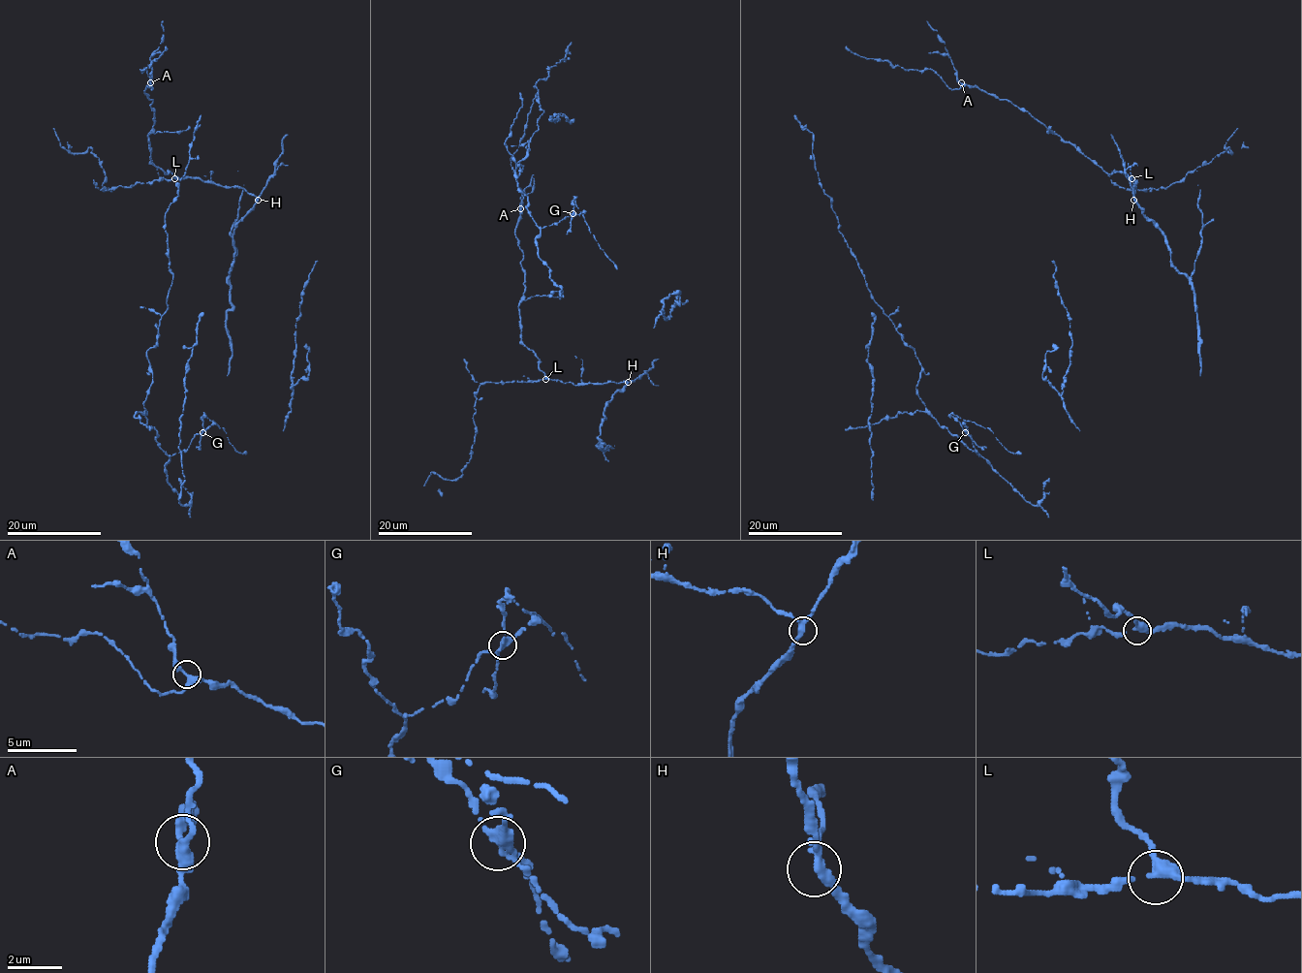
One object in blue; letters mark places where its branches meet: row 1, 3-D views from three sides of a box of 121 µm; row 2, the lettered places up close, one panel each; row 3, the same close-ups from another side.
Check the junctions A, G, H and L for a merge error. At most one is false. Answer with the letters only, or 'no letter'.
G

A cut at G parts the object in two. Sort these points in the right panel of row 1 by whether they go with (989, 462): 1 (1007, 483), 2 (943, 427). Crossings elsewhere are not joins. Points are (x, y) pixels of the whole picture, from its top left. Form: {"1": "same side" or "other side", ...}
{"1": "same side", "2": "same side"}

